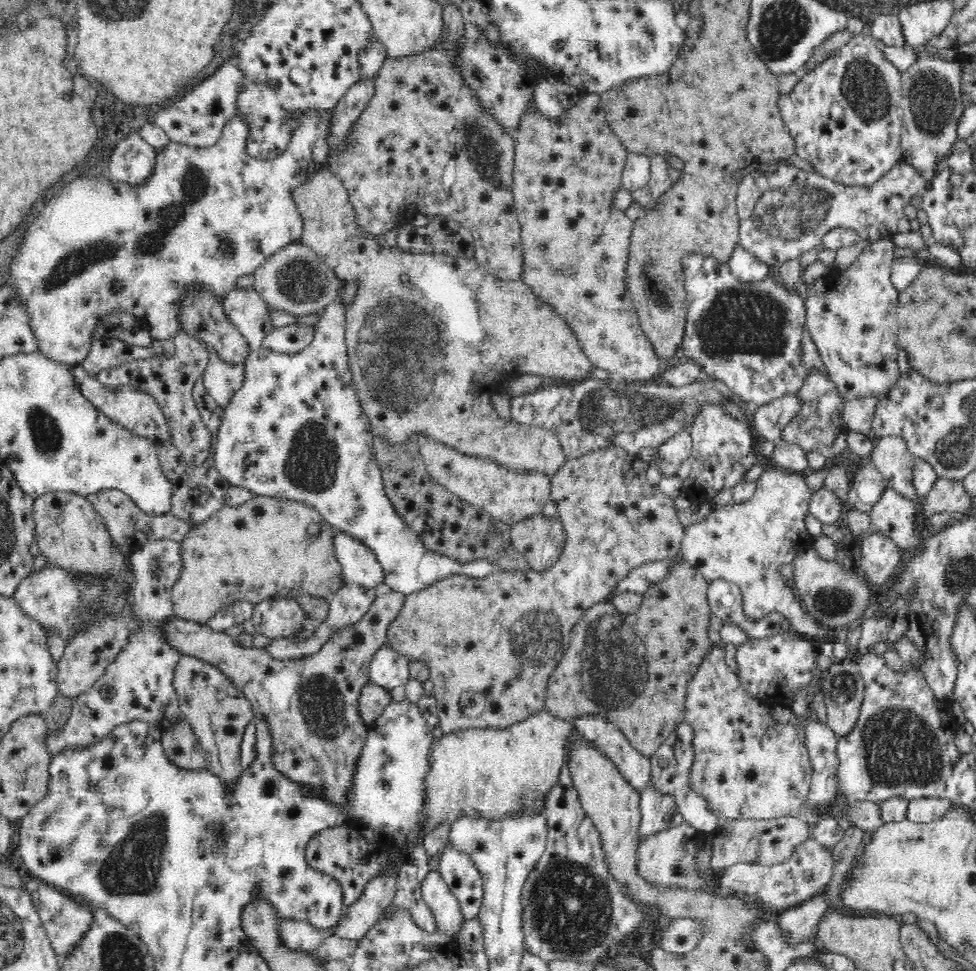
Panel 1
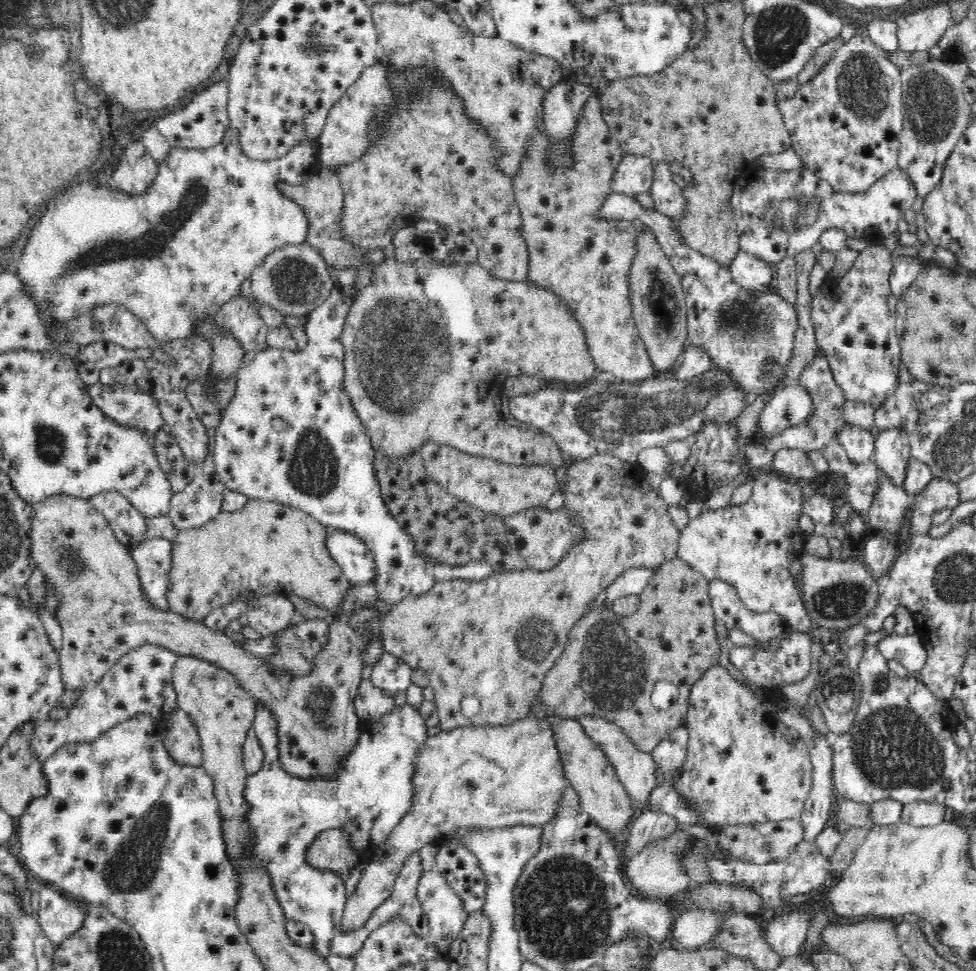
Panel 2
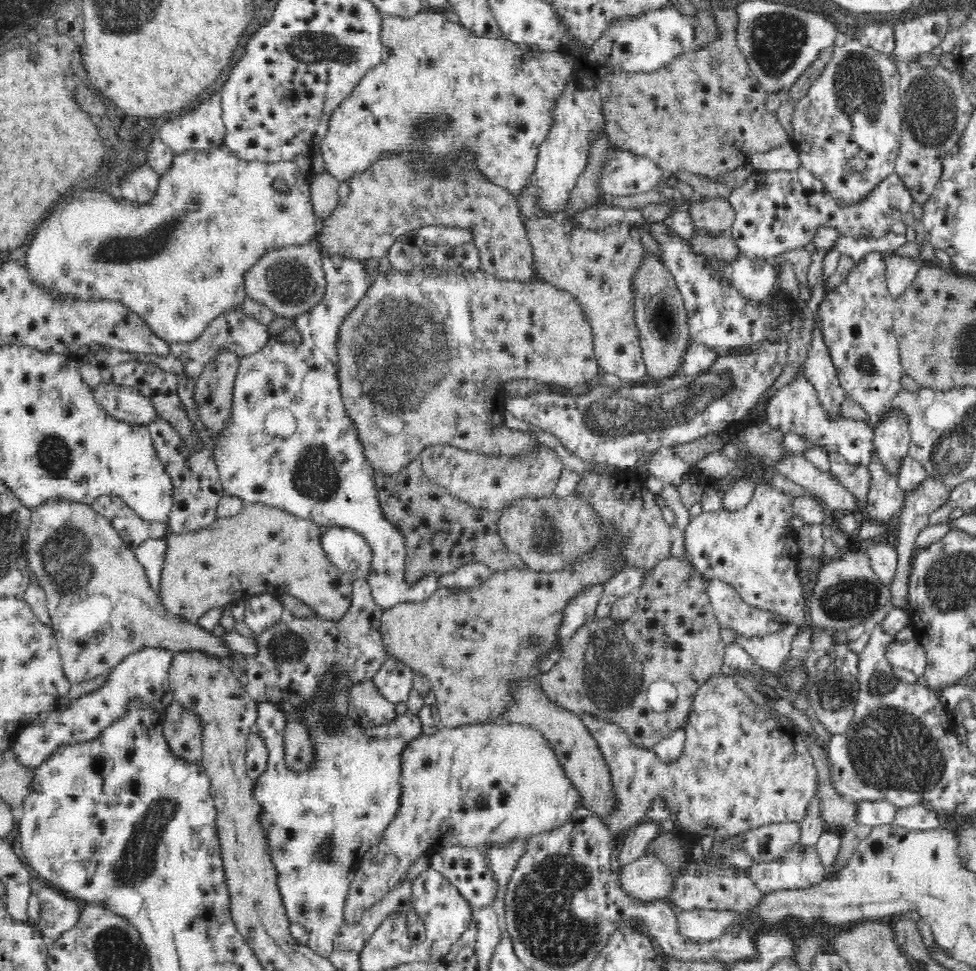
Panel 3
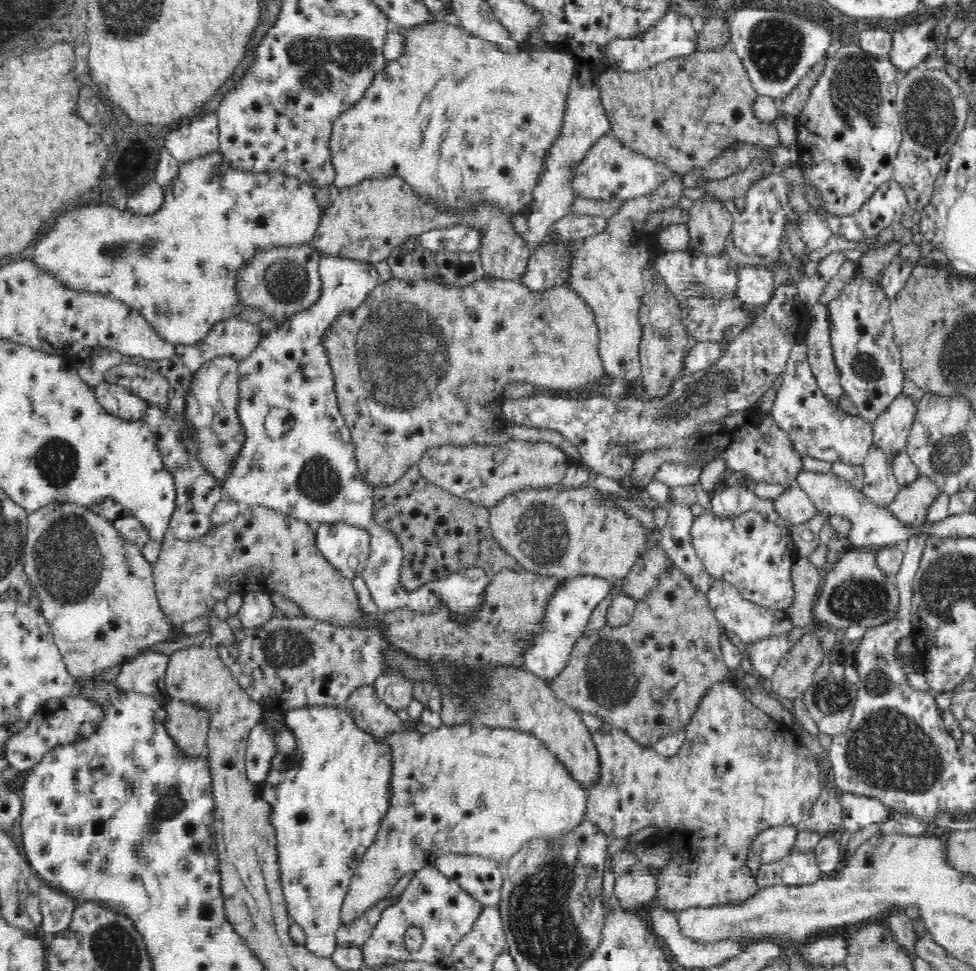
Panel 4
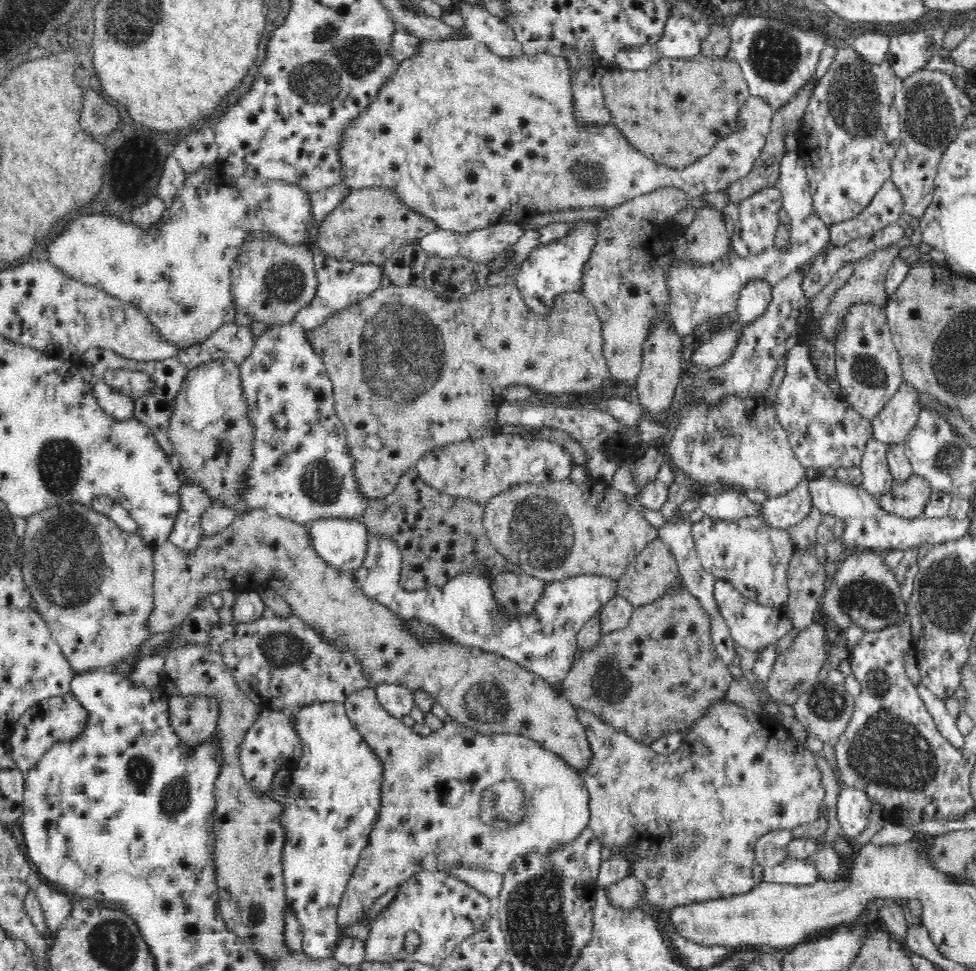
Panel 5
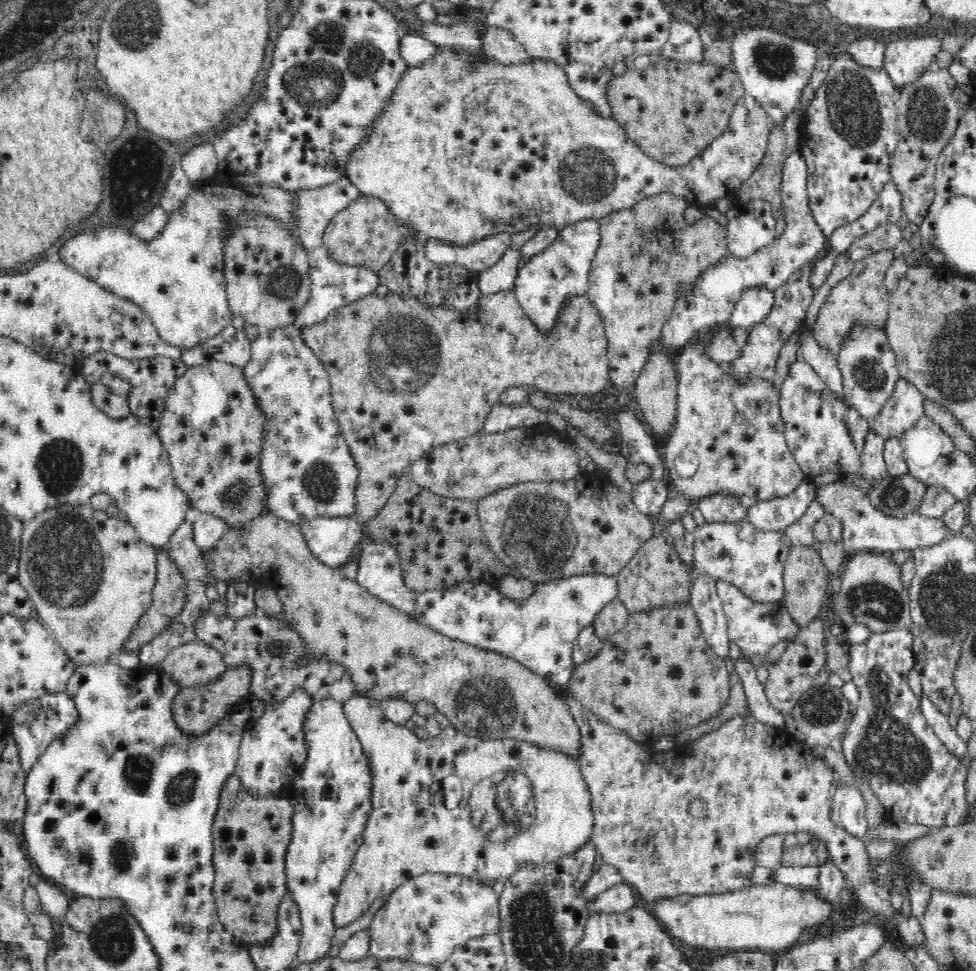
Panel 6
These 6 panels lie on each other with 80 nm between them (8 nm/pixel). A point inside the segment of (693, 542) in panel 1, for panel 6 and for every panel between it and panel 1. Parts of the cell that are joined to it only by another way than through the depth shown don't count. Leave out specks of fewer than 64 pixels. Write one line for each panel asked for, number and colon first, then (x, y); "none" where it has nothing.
2: (751, 546)
3: (755, 549)
4: (756, 557)
5: (748, 553)
6: (753, 560)

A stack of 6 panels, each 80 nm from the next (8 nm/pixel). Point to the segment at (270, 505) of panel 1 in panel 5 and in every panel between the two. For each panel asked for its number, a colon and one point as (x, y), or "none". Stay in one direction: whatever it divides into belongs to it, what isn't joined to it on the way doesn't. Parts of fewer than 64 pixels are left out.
2: (265, 548)
3: (263, 549)
4: (263, 550)
5: (490, 694)

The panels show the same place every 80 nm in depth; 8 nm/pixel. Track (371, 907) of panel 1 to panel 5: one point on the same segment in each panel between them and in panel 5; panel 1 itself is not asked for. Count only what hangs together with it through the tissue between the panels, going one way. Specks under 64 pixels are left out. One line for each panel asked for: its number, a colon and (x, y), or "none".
2: (479, 776)
3: (470, 785)
4: (470, 788)
5: (415, 830)

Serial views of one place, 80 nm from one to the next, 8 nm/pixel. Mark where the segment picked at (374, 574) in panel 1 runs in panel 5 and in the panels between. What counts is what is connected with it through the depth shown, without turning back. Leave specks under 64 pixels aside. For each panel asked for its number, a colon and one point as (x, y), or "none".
2: (356, 560)
3: (349, 551)
4: (347, 548)
5: (343, 543)

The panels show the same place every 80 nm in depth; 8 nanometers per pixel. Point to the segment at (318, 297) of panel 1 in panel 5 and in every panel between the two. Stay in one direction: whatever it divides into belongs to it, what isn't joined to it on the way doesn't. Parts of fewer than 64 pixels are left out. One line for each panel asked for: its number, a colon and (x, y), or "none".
2: (294, 280)
3: (290, 280)
4: (283, 281)
5: (272, 281)

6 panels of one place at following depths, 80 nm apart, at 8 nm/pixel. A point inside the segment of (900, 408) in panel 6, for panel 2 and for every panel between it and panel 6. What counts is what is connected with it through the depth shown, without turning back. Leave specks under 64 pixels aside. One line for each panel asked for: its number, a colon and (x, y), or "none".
2: (892, 453)
3: (892, 437)
4: (891, 432)
5: (891, 426)

